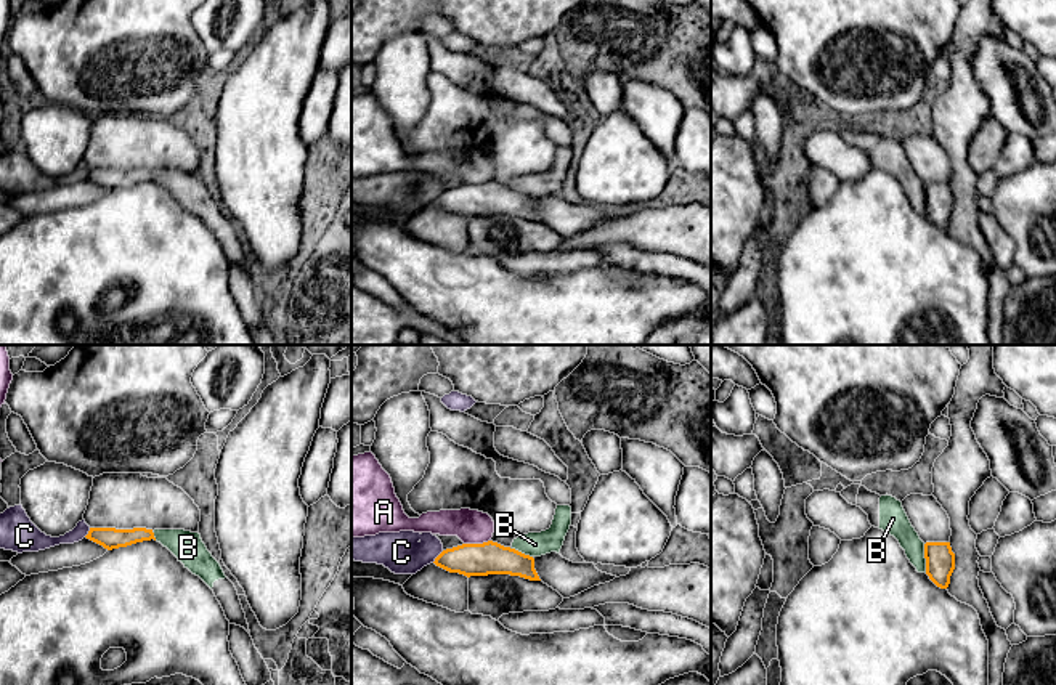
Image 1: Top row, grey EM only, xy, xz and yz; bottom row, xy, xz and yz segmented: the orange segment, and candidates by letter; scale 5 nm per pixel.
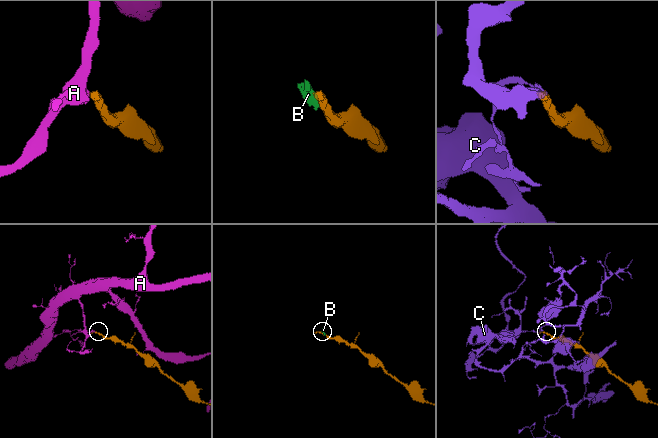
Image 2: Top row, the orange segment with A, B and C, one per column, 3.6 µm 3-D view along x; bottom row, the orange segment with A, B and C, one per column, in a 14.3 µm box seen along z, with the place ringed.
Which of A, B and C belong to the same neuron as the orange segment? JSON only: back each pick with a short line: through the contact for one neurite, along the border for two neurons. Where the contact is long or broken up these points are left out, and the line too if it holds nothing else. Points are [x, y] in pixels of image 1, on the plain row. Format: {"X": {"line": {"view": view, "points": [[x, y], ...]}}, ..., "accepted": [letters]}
{"accepted": []}

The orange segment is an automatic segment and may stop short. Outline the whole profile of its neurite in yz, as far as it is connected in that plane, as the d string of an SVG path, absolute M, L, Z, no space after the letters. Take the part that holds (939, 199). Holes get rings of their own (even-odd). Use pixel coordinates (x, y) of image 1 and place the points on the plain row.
M950 183L924 184L926 215L940 229L947 229L955 210L955 194Z

